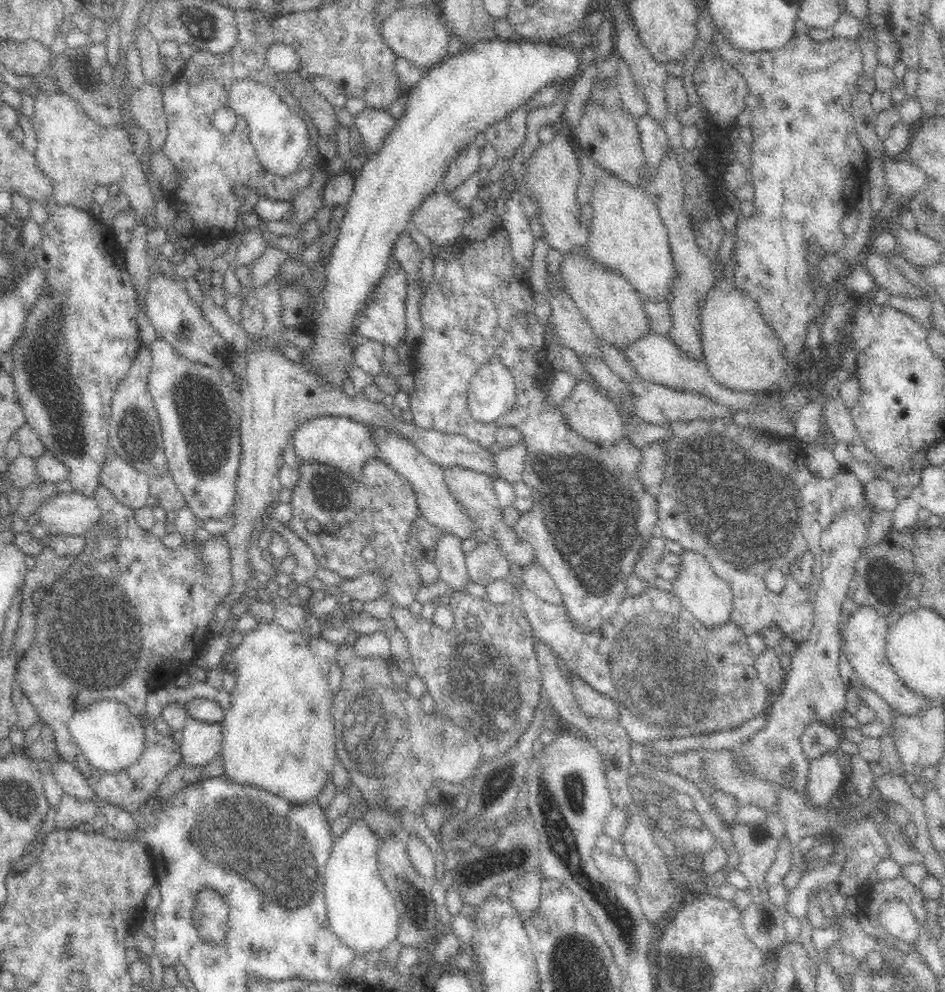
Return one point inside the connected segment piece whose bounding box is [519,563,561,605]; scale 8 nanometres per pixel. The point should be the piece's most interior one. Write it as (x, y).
(535, 578)

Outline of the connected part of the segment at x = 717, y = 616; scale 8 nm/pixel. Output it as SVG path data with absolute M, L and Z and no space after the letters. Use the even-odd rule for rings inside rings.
M684 551L680 556L679 569L671 580L671 591L679 598L682 606L692 612L702 624L716 626L726 623L733 603L731 588L712 572L704 557L698 552Z

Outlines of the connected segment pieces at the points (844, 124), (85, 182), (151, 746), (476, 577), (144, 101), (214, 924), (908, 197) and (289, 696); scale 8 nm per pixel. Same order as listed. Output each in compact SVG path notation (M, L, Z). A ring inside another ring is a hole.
M717 30L712 38L722 59L746 79L749 93L758 101L757 107L751 111L749 125L754 137L749 186L755 188L752 204L756 210L753 218L742 216L737 222L736 244L732 251L733 286L746 290L754 299L759 315L777 338L783 358L793 366L805 348L808 322L820 315L815 305L815 293L805 280L809 270L816 269L812 250L822 249L828 254L838 253L843 248L846 236L842 233L842 219L856 209L857 190L867 182L869 158L857 137L850 114L859 73L863 70L862 52L856 40L837 35L831 40L814 41L809 34L796 34L784 48L750 55L742 55L727 46Z
M57 91L38 93L34 97L35 109L31 118L37 136L35 163L38 170L47 176L56 205L68 204L86 211L95 187L115 183L137 213L135 224L146 220L148 229L155 229L159 225L154 212L156 205L123 124L101 128L82 112L80 106L74 106L71 98Z
M98 486L91 496L99 512L99 521L91 529L82 534L84 548L75 556L65 573L49 589L48 594L37 606L34 636L28 648L24 650L18 661L14 683L35 708L37 718L53 731L54 750L62 757L74 762L88 783L92 785L100 800L120 805L130 812L144 799L152 797L160 788L169 772L181 763L180 747L173 742L170 735L159 734L151 725L146 727L146 752L142 758L130 768L118 772L98 771L88 762L72 737L68 724L73 718L76 703L80 705L94 704L100 700L116 700L125 704L132 716L143 721L146 718L146 696L148 682L160 678L174 678L184 662L194 657L209 637L207 624L214 609L228 596L232 586L230 549L223 537L204 543L203 556L212 565L210 576L201 576L198 555L190 545L170 549L163 546L162 540L152 533L144 532L136 522L135 511L119 505L114 495L102 486ZM108 527L117 530L121 544L118 553L108 564L106 573L97 568L92 556L92 544L99 528Z
M483 545L465 554L465 565L470 583L490 584L505 578L509 570L509 562L502 557L496 545Z
M144 81L137 89L132 89L131 111L140 126L150 133L150 149L160 149L167 135L168 115L164 111L164 95L158 81Z
M202 886L198 890L192 908L192 923L202 943L214 949L227 944L230 910L228 897L219 894L218 890L210 886Z
M888 158L883 162L883 184L888 186L888 192L895 194L901 199L901 202L912 201L912 196L916 194L925 183L925 176L919 168L914 168L908 161L903 158Z
M266 616L263 625L259 626L257 630L240 635L238 645L230 651L228 657L231 664L231 671L235 676L236 687L231 695L232 704L230 704L230 708L225 711L224 720L220 722L222 729L224 729L224 744L222 744L222 750L220 750L219 755L224 757L225 760L223 778L241 785L258 787L263 791L271 792L293 803L303 803L311 801L312 799L316 800L318 794L322 792L321 789L326 778L330 778L332 775L333 760L337 756L339 749L339 744L336 738L334 738L335 729L333 728L330 701L328 700L328 697L331 695L328 689L328 683L330 681L327 679L329 664L336 661L335 654L338 652L339 647L340 646L334 642L328 643L322 637L319 640L314 640L308 636L304 637L302 634L288 632L280 625L270 622Z

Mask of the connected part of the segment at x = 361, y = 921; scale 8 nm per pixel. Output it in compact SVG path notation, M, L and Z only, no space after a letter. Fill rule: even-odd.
M354 819L340 838L333 840L330 858L327 862L324 880L324 898L326 902L327 920L334 935L338 936L340 943L352 951L352 955L365 960L372 953L384 952L398 939L399 915L389 890L386 889L377 869L376 836L361 820Z

